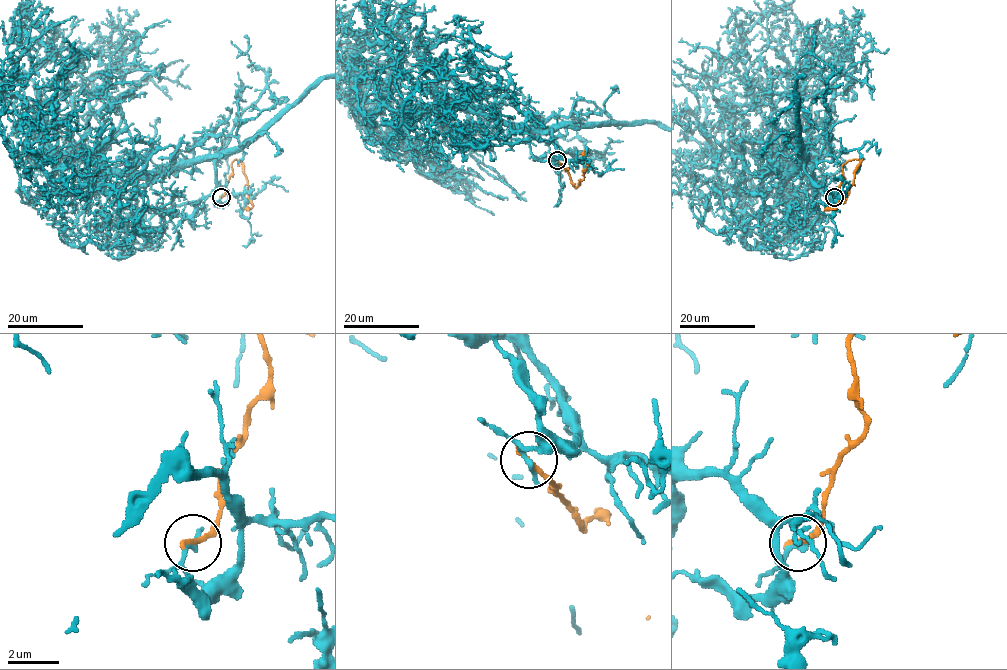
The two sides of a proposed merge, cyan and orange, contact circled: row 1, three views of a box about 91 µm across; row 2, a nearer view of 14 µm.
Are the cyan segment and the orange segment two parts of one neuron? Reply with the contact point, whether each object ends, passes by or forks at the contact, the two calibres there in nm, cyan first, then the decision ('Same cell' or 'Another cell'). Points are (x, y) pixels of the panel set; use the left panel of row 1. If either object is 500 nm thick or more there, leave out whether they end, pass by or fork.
Place: (221, 197). At the ring cyan passes by. At the ring orange ends. Thickness 170 nm (cyan) against 240 nm. Another cell

